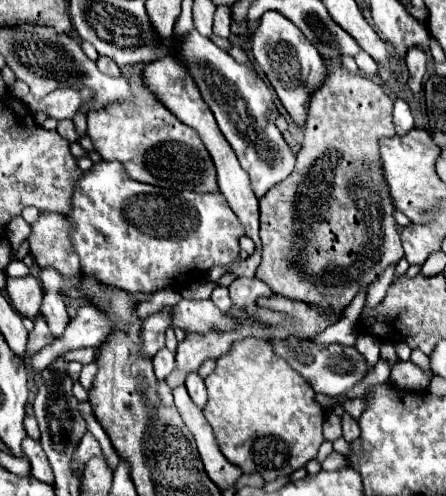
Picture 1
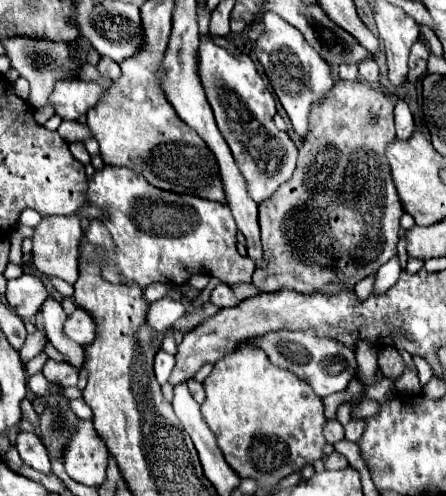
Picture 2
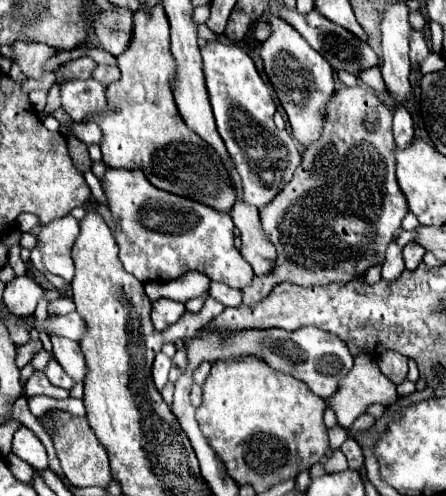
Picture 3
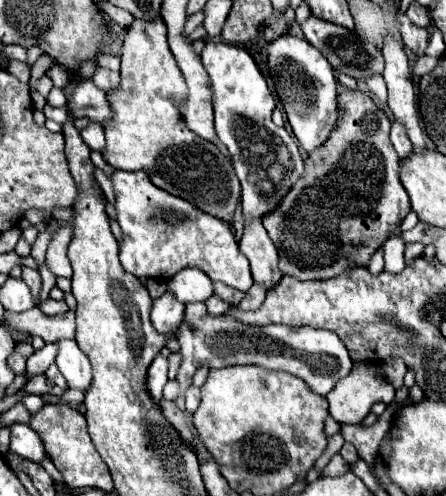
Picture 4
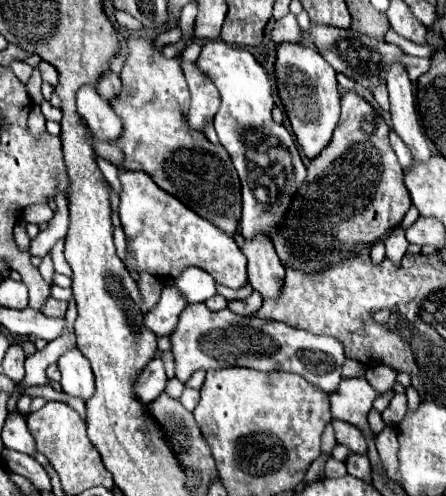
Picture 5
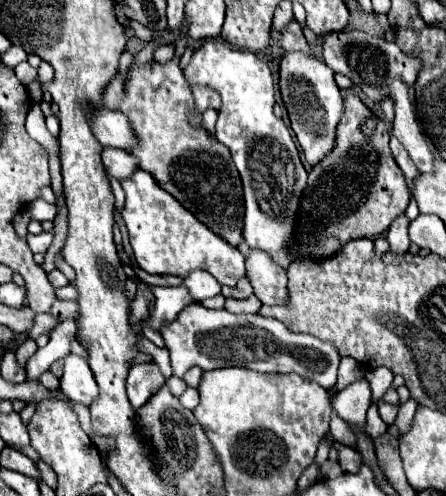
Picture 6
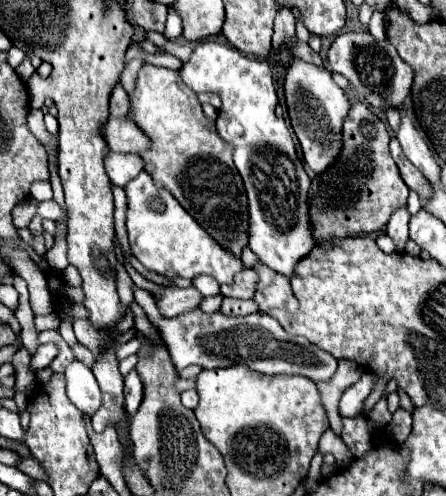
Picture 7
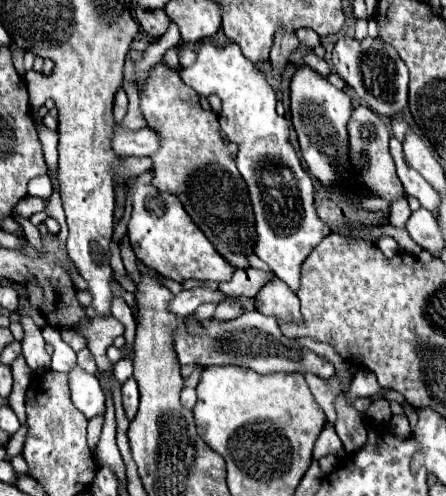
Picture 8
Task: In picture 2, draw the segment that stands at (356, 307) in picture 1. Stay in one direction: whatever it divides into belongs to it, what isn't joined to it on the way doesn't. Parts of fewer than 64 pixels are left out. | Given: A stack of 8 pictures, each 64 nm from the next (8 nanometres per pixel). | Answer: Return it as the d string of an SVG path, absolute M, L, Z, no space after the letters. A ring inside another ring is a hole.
M368 276L368 278L366 278L366 280L362 280L360 284L356 284L356 288L354 288L356 298L360 298L360 302L364 302L366 298L370 298L372 286L374 286L374 276Z

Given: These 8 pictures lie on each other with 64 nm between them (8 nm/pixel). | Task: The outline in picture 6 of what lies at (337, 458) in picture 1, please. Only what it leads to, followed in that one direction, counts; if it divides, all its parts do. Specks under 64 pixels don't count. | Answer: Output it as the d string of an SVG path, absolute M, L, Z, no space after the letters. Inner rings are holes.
M326 460L326 462L320 466L320 470L322 470L322 476L324 476L324 478L338 478L338 476L344 474L344 470L340 468L340 464L334 462L334 460Z

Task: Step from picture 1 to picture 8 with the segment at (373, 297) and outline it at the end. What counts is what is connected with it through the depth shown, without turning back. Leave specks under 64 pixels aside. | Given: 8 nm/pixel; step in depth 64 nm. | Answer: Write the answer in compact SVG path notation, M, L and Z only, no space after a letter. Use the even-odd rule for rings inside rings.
M400 198L398 202L392 204L390 208L390 218L388 224L392 224L394 228L406 228L406 220L410 218L410 208L408 208L408 200Z

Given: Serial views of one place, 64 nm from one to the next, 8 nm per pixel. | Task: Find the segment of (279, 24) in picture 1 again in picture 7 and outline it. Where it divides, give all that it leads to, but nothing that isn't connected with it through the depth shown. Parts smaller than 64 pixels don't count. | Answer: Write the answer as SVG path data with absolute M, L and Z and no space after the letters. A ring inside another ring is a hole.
M292 58L292 62L286 68L284 94L286 94L286 106L288 106L288 116L290 116L292 128L302 146L304 162L316 174L320 174L340 154L342 122L348 114L350 102L348 102L346 94L334 84L332 74L326 68L304 62L300 58Z

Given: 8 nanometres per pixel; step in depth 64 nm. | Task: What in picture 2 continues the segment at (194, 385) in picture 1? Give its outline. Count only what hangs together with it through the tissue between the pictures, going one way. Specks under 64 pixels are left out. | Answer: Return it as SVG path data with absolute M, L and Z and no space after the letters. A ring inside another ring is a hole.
M192 378L192 380L188 380L186 384L188 384L188 388L190 388L192 398L194 398L198 404L203 404L204 400L206 400L206 392L204 392L204 388L202 388L202 382L198 382L198 380Z

